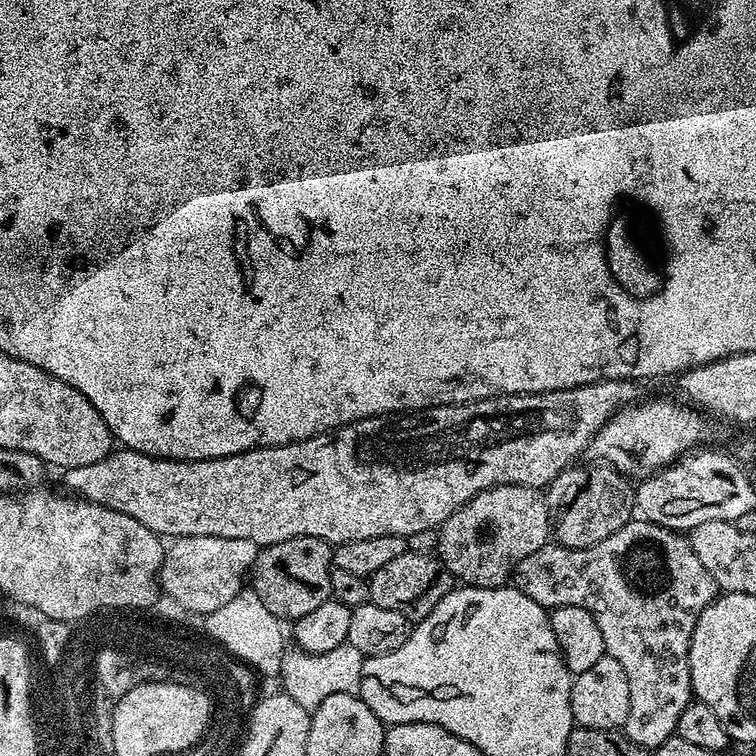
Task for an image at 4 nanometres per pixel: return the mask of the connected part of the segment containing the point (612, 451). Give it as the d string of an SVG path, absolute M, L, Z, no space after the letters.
M644 400L628 405L615 412L612 417L598 430L598 434L592 440L590 452L599 463L608 464L616 468L621 474L639 482L655 472L661 472L668 465L688 455L689 452L701 447L700 440L708 436L709 421L697 409L687 402L676 400Z

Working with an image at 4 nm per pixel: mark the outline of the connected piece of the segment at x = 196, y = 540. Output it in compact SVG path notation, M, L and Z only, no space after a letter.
M188 535L173 539L165 549L161 574L166 578L168 590L178 598L186 609L205 616L232 600L247 583L252 567L256 564L259 547L250 539L218 538L216 535Z

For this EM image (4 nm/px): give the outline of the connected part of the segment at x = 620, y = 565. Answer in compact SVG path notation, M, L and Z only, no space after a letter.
M633 518L629 524L622 526L622 530L614 530L614 534L610 534L610 538L602 538L602 542L589 548L567 548L555 542L546 543L538 550L534 550L534 554L530 554L530 558L524 558L514 573L515 587L519 588L522 594L526 594L526 598L534 598L534 602L538 602L546 610L562 606L582 606L582 610L594 614L594 622L598 622L598 630L602 630L605 653L613 656L622 665L622 670L626 670L626 682L630 682L630 714L626 718L622 731L630 738L630 742L653 750L662 746L662 742L666 742L676 734L678 717L694 699L690 682L690 662L688 661L690 638L694 634L694 626L698 622L702 610L706 610L706 606L712 603L718 595L714 578L706 570L706 566L698 560L698 554L694 554L691 543L685 537L683 540L680 536L683 535L679 531L651 524L649 520L643 518Z

